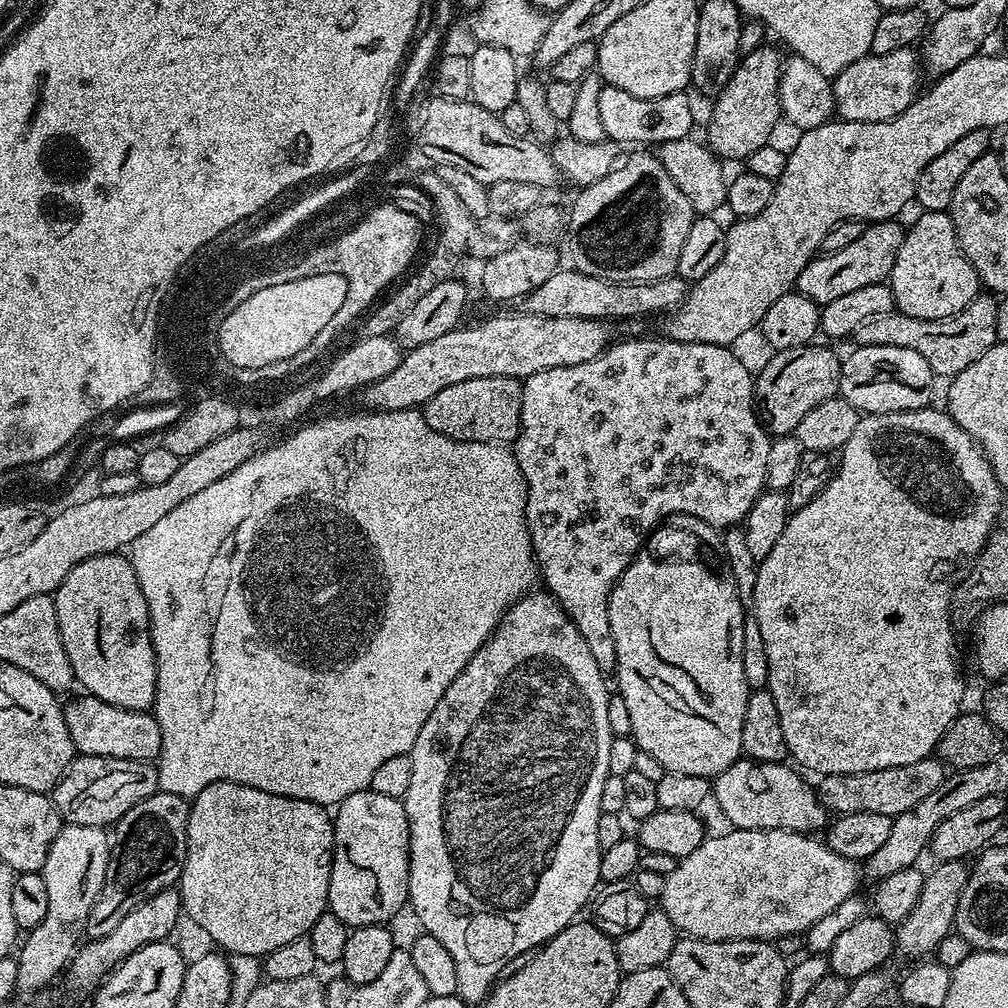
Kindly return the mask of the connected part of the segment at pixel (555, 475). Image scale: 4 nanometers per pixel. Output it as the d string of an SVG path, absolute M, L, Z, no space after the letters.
M624 340L613 342L604 353L590 362L578 366L562 366L554 370L542 370L523 381L522 422L520 432L514 441L514 459L522 470L522 478L528 487L526 498L526 518L530 530L532 555L536 557L539 579L549 596L553 596L562 610L578 626L578 634L586 638L598 670L605 674L616 671L616 643L610 626L610 594L618 578L630 566L630 562L640 551L646 537L665 518L679 514L684 518L701 520L717 530L727 530L739 525L754 506L766 485L766 453L770 450L770 436L766 431L758 409L754 403L754 376L732 353L731 347L722 344L687 344L677 340Z

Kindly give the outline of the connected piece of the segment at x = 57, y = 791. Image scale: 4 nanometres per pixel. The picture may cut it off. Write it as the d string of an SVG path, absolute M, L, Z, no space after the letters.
M77 755L50 795L65 825L107 829L138 802L153 796L160 788L156 764L146 760L119 760L101 756Z

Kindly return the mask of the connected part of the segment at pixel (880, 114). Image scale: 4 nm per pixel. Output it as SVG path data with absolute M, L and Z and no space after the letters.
M893 47L881 56L869 54L850 62L832 80L832 96L836 100L835 115L850 122L886 122L900 116L918 95L916 83L922 77L918 56L912 48Z

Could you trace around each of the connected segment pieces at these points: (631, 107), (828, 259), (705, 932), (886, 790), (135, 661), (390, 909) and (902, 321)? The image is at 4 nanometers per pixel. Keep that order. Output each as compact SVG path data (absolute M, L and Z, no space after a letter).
M604 86L599 95L598 107L599 117L602 118L602 127L605 130L605 137L609 140L617 140L623 146L659 146L689 135L694 128L689 103L684 92L666 94L666 98L634 98L634 94L626 94L626 90Z
M896 220L869 223L861 236L846 246L846 250L817 255L804 267L802 274L798 274L795 291L823 306L834 302L834 298L842 298L842 294L859 290L861 286L885 283L892 275L898 250L904 241L905 229L898 225Z
M732 828L721 836L709 835L700 845L698 850L686 854L677 863L676 869L670 875L664 877L664 889L660 895L659 907L674 922L677 933L694 940L709 940L710 942L722 942L723 940L767 940L776 941L780 936L799 932L806 933L808 928L814 926L820 918L825 917L830 911L837 909L846 898L857 895L856 886L862 881L862 868L857 861L850 858L842 858L842 854L834 854L823 839L813 838L802 832L787 832L785 828L767 828L766 830L746 830L745 828Z
M929 758L919 760L910 766L890 766L886 770L877 772L863 772L862 774L842 774L841 776L820 776L818 795L820 803L829 813L845 816L869 812L870 814L886 814L895 817L910 806L918 806L930 790L934 790L945 778L946 768L939 759Z
M113 554L78 562L78 566L74 566L74 570L70 570L70 574L66 574L66 578L56 587L54 599L62 646L66 650L66 658L70 658L76 684L84 687L81 689L87 695L110 702L110 706L135 712L149 711L156 703L156 655L148 627L146 598L131 559L124 554Z
M365 790L358 794L350 794L338 805L334 812L334 827L332 830L332 869L330 870L330 890L328 891L328 908L342 922L348 924L349 929L361 928L362 926L374 926L375 924L387 925L408 904L408 819L404 809L403 800L386 798L386 794L378 794L371 790Z
M981 294L962 310L958 310L958 314L937 320L910 318L895 310L886 314L874 314L858 326L854 340L860 346L902 346L902 350L914 350L914 354L922 354L922 358L930 362L933 377L951 378L966 370L970 362L978 362L978 358L982 358L982 354L986 354L986 350L998 342L996 306L997 301L991 295Z

